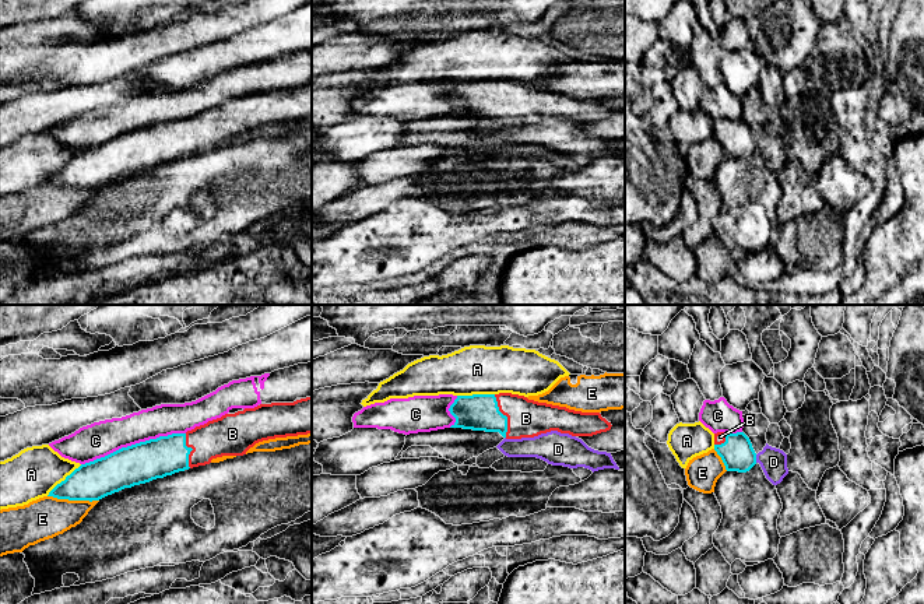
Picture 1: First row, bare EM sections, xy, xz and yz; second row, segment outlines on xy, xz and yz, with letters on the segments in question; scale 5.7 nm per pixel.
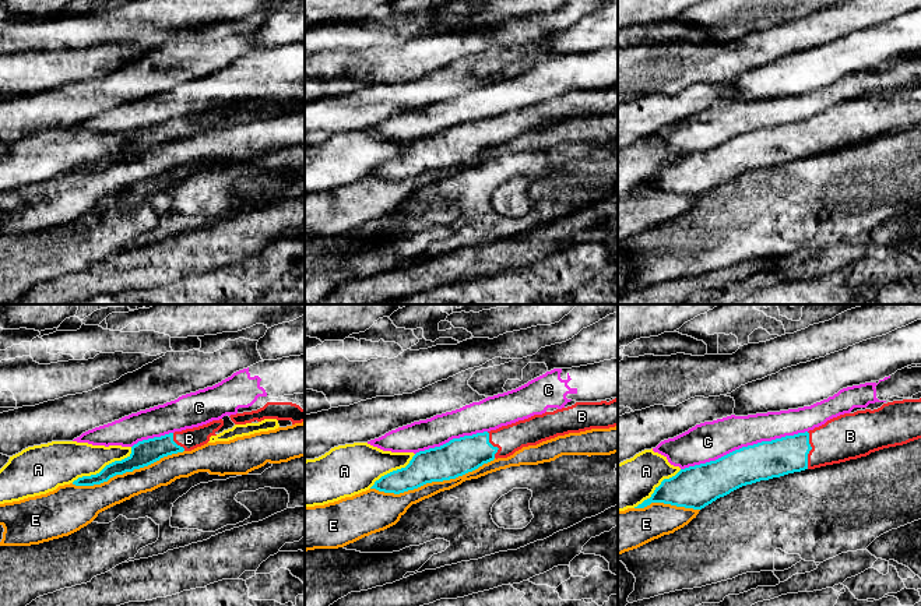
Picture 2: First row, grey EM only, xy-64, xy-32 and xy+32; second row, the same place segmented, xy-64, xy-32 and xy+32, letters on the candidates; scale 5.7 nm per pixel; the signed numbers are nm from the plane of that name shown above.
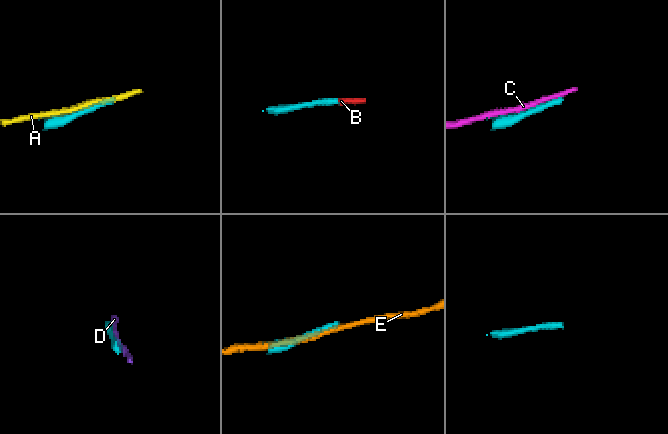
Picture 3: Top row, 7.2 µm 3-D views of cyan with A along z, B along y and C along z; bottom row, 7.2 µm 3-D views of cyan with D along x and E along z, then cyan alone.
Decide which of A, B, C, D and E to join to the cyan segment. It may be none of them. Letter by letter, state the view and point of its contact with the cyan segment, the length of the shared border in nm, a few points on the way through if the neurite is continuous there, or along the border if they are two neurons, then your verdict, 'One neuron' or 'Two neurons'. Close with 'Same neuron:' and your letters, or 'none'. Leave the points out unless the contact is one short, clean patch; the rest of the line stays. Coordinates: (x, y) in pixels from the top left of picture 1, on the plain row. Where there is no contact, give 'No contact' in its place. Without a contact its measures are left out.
A: Touches cyan at xy (65, 167). Shared border 280 nm. Two neurons
B: Touches cyan at xz (505, 102). Shared border 260 nm. Path across: xz (478, 98), (505, 102), (526, 105). One neuron
C: Touches cyan at xy (133, 132). Shared border 650 nm. Two neurons
D: Touches cyan at yz (755, 146). Shared border 50 nm. Two neurons
E: Touches cyan at xy (73, 186). Shared border 300 nm. Two neurons
Same neuron: B

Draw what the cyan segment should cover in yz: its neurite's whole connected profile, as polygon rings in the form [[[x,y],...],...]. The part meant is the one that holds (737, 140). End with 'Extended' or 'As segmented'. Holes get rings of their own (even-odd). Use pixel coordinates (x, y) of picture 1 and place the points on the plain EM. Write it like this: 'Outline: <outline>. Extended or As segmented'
Outline: [[[744,119],[714,120],[714,137],[721,144],[727,158],[746,159],[756,151],[756,140]]]. Extended

